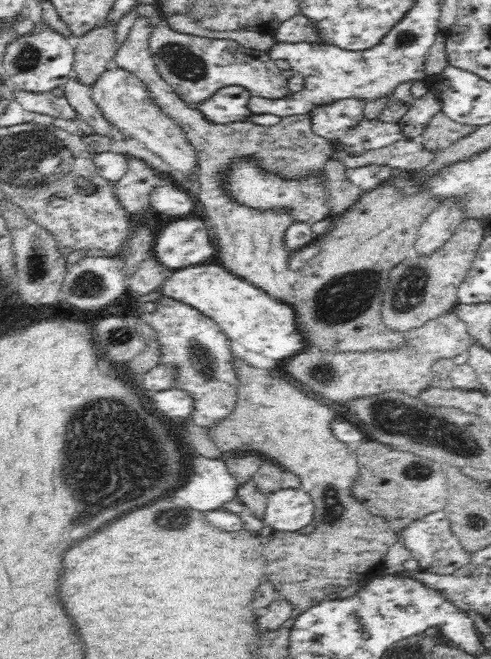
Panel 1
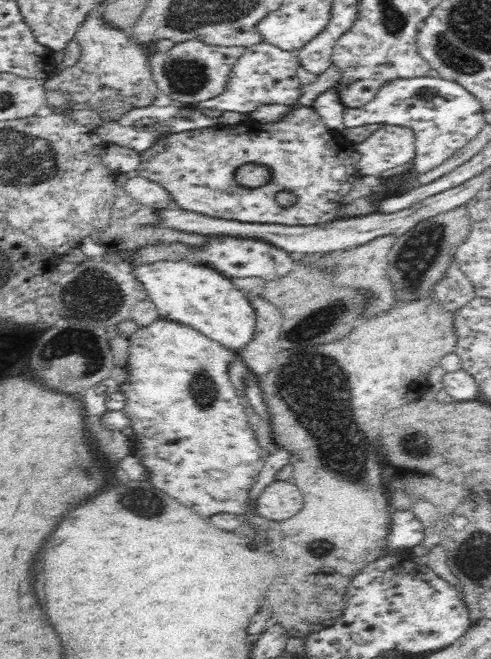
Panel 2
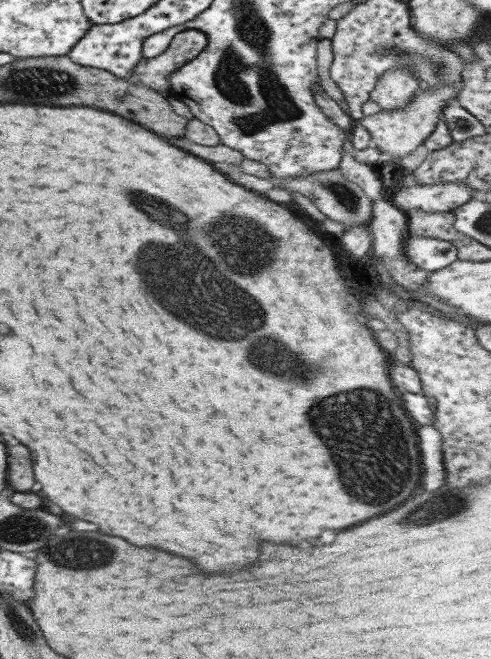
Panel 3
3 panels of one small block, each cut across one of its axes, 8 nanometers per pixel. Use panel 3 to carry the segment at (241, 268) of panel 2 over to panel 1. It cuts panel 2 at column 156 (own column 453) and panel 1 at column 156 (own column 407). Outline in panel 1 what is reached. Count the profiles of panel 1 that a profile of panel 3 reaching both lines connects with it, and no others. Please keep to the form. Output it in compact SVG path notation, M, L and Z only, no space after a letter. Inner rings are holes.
M201 216L173 218L162 225L153 241L154 260L168 268L204 264L216 250L210 239L210 226Z

